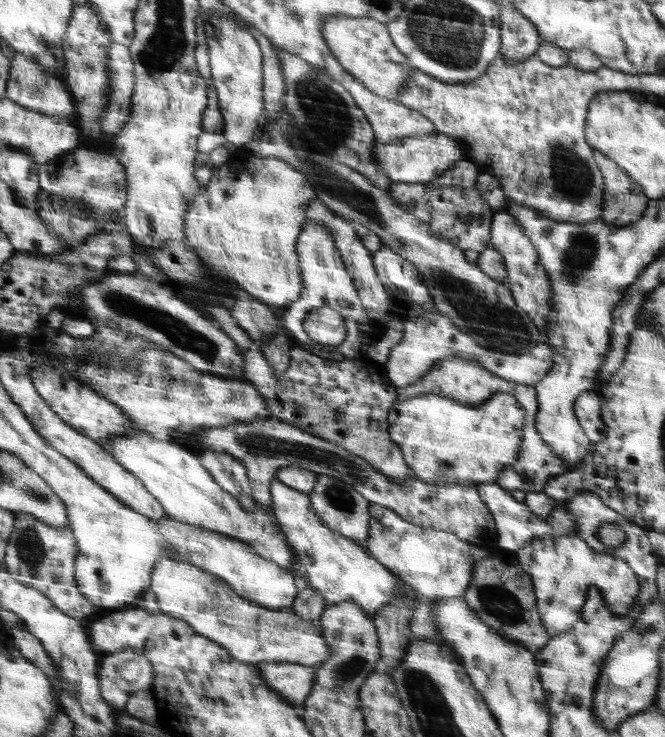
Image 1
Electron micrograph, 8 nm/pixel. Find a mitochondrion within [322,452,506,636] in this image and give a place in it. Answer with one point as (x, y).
(446, 467)

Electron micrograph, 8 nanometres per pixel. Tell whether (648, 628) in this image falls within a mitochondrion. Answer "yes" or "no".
yes

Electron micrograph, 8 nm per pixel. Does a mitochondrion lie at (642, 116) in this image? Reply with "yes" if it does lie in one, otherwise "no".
no

